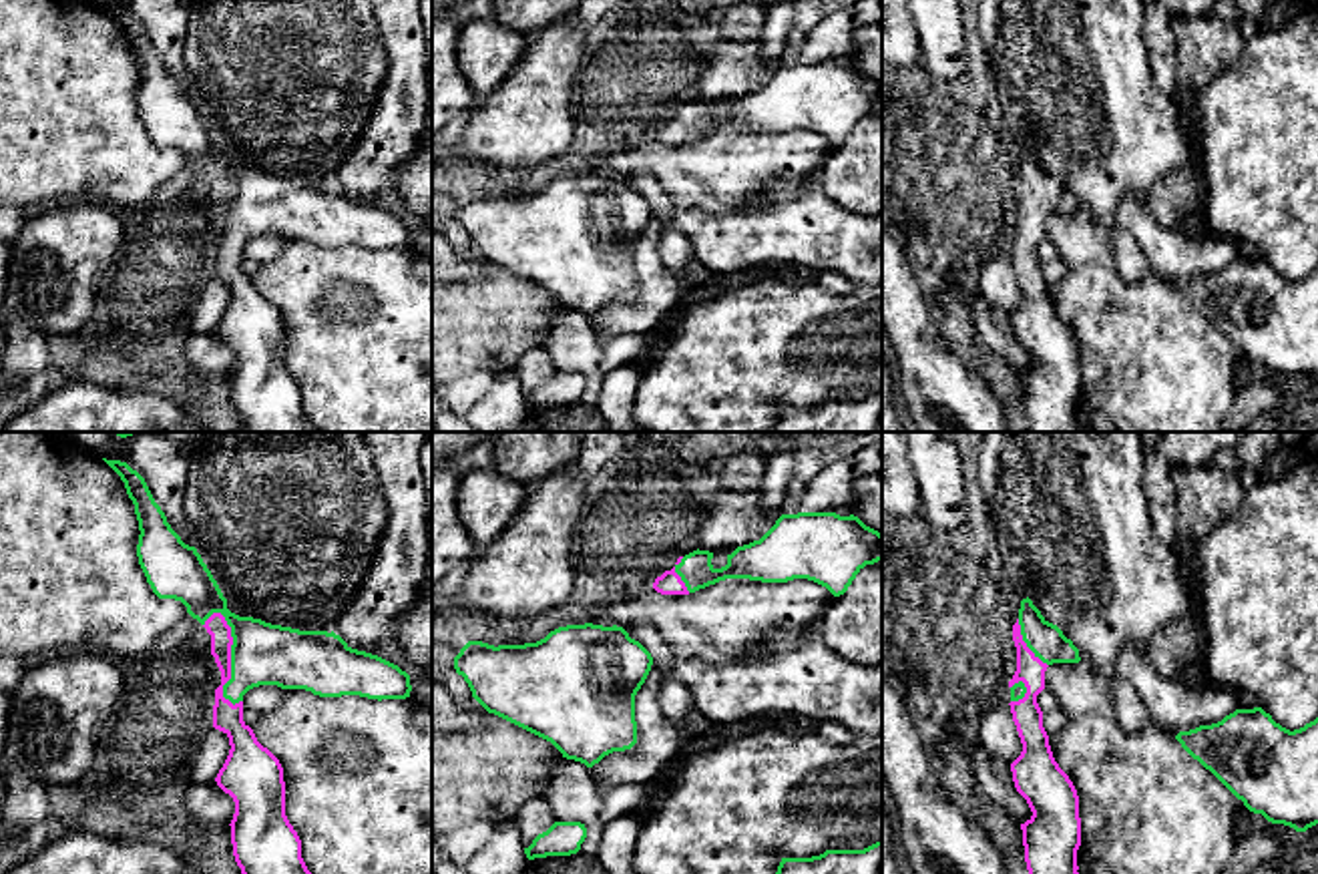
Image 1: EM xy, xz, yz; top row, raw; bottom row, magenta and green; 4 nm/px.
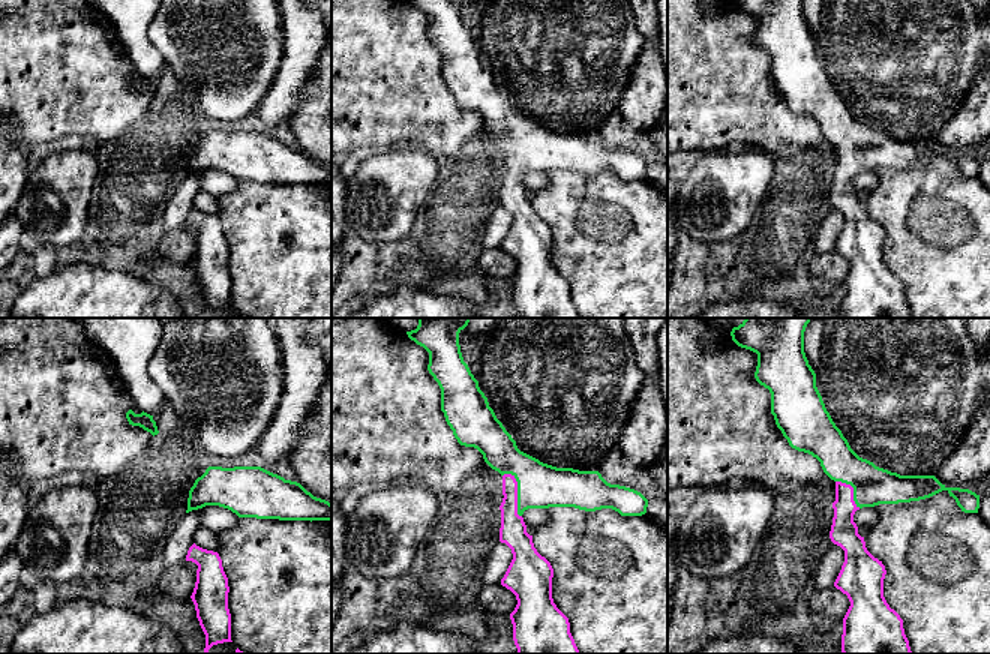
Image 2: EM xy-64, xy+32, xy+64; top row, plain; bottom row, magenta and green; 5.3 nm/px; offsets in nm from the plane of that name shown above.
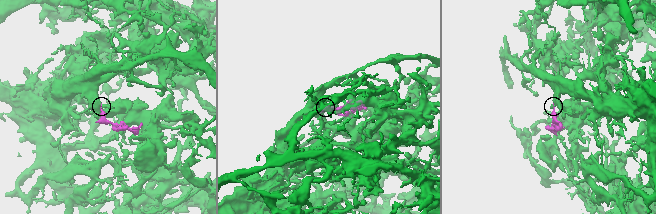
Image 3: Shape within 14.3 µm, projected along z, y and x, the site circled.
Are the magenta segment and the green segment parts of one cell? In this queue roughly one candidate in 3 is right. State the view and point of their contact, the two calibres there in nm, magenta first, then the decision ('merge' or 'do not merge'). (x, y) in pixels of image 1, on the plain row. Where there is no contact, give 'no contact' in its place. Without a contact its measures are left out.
contact xy (230, 207); calibres 120 and 260 nm; merge

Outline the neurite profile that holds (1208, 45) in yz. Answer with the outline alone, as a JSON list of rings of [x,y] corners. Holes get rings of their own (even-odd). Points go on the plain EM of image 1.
[[[1218,16],[1171,18],[1177,38],[1177,82],[1193,92],[1236,62],[1246,42],[1236,22]]]

